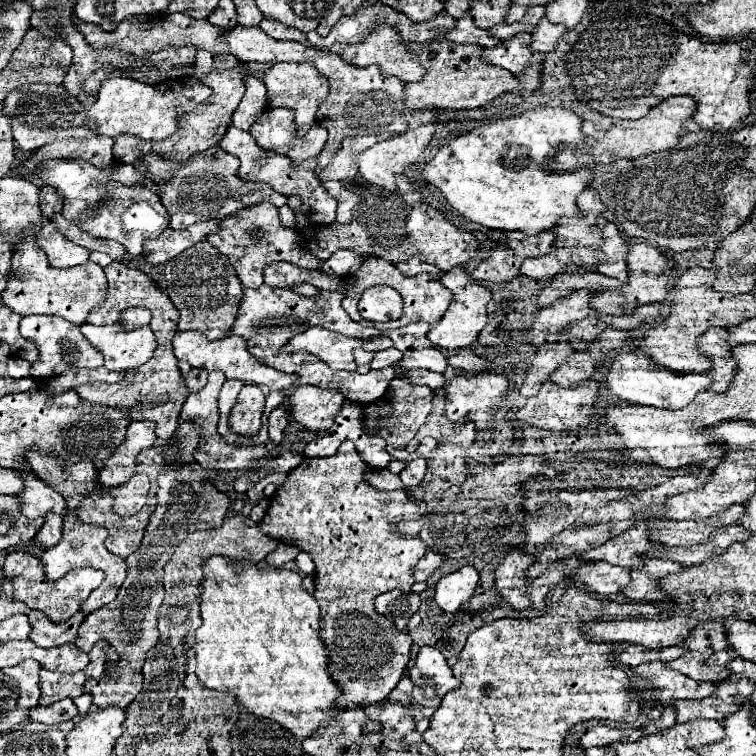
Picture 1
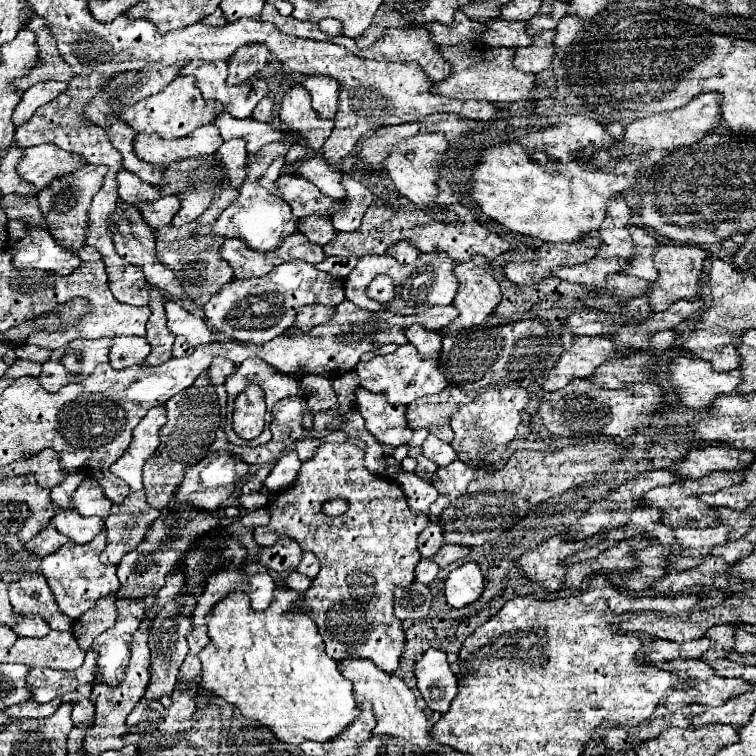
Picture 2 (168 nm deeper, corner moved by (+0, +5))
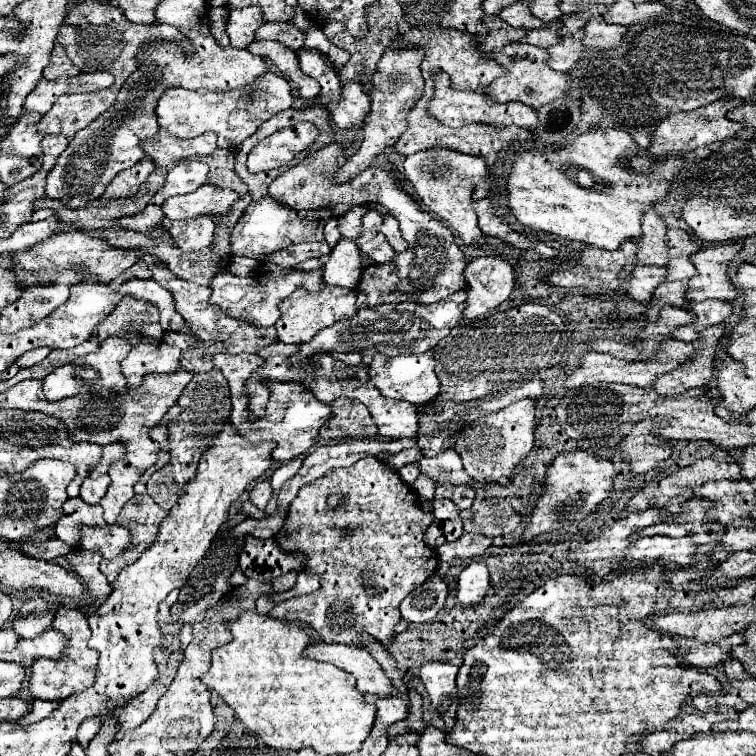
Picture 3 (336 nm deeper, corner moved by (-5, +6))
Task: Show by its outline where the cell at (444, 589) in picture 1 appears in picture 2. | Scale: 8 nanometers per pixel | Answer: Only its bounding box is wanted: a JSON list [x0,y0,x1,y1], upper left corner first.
[444,562,484,608]

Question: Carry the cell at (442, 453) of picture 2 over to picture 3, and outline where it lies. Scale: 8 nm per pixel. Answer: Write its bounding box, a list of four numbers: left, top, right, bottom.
[421,449,475,485]

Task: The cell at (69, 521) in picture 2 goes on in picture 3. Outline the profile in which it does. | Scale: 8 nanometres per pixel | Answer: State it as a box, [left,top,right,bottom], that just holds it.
[81,525,131,559]

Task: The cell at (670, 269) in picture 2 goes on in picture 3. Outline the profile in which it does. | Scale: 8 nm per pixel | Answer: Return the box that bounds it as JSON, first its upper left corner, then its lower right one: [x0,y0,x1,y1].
[689,245,743,301]

